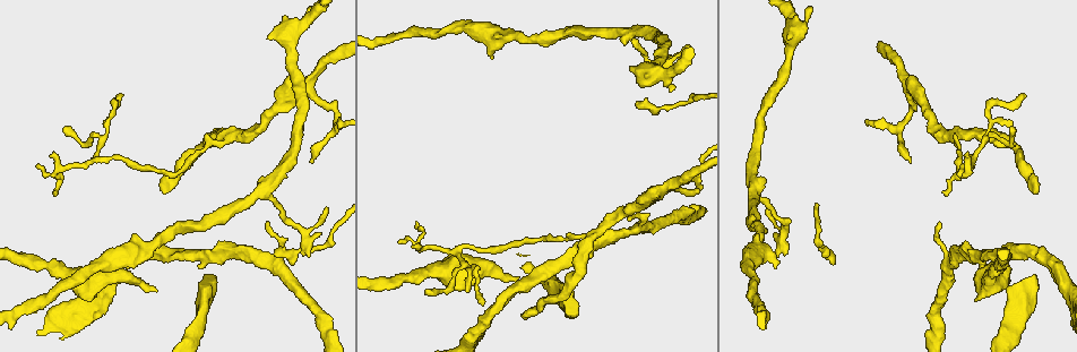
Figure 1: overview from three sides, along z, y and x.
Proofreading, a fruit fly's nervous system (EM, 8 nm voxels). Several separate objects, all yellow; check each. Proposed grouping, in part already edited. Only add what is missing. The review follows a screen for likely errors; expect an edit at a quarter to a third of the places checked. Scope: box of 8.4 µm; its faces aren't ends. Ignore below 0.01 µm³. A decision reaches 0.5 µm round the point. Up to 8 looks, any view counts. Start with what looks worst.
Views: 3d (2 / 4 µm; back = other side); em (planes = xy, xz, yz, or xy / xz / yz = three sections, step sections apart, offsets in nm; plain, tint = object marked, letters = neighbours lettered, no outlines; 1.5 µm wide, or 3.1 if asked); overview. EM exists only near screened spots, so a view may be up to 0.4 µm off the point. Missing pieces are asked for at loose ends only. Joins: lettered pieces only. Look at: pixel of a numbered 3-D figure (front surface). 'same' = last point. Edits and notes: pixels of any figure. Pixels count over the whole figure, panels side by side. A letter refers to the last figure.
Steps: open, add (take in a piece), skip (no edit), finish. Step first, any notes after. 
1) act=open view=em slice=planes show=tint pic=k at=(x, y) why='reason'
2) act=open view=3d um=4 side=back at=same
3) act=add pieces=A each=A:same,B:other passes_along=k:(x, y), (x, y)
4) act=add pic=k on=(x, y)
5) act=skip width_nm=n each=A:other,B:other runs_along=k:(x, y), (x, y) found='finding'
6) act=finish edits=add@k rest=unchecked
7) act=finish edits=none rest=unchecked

act=open view=3d um=4 pic=1 at=(1033, 193) why='free end'

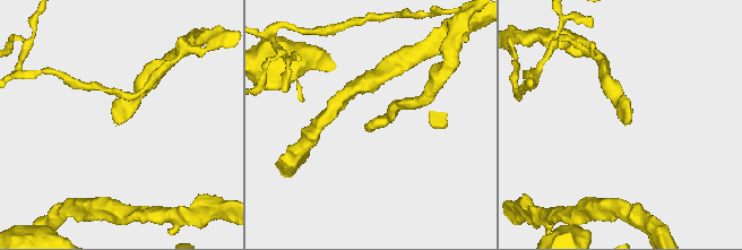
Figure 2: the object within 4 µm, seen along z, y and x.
act=open view=em slice=xy step=8 show=letters pic=2 at=(371, 122)

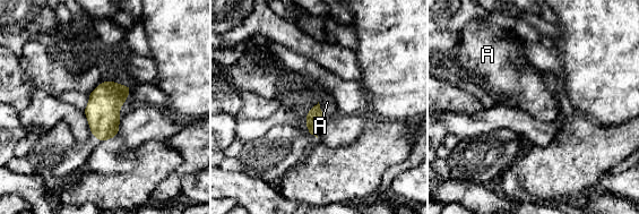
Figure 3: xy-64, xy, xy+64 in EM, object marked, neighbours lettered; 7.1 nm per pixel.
act=skip longest_contact=A:130nm each=A:other border=3:(318, 102), (325, 118) found='none of them fits'

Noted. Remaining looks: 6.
act=open view=3d um=2 side=back pic=1 at=(578, 313) why='free end'

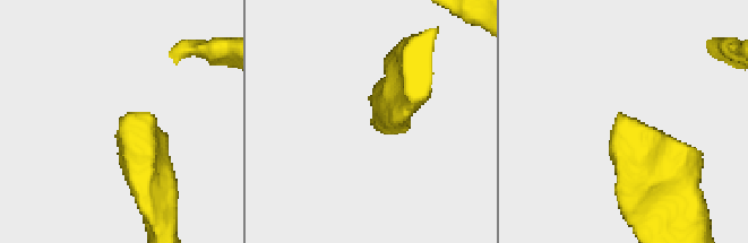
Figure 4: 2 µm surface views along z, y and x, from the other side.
act=open view=em slice=planes show=letters pic=4 at=(618, 118)

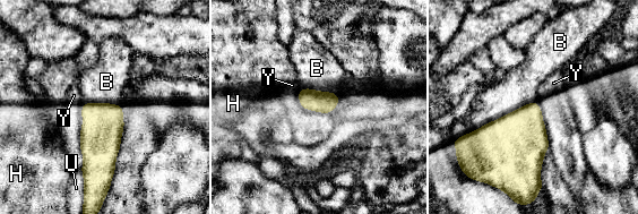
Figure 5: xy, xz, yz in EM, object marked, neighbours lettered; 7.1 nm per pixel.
act=add pieces=B each=B:same,H:other,U:other,Y:other passes_along=5:(509, 150), (506, 114), (518, 87) found='the neuron continues'

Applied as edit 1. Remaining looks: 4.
act=open view=3d um=2 pic=1 at=(309, 256) why='thin end'

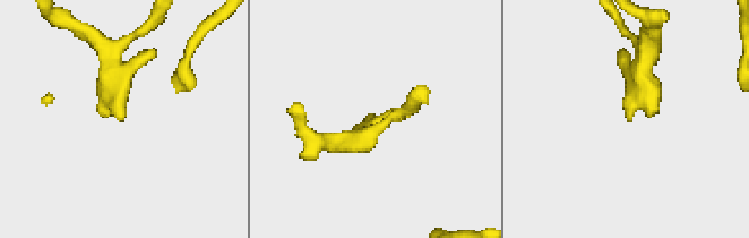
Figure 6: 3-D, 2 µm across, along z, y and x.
act=open view=em slice=yz step=4 show=letters pic=6 at=(629, 118)

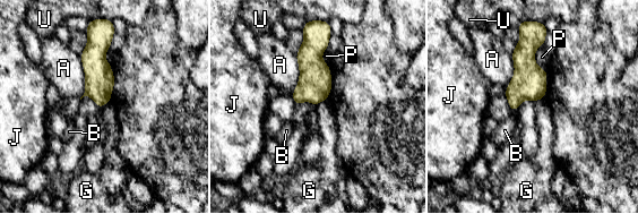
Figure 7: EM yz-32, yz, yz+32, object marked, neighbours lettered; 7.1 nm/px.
act=open view=em slice=planes show=letters at=same why='another direction'

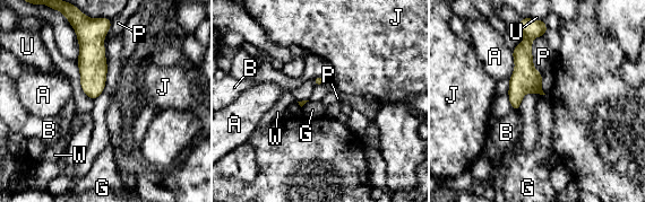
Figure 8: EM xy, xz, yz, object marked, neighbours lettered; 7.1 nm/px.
act=skip each=A:other,B:other,G:other,J:other,P:other,U:other,W:other border=8:(513, 110), (517, 112) found='none of them fits'

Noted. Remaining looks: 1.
act=finish edits=add@5 rest=unchecked

